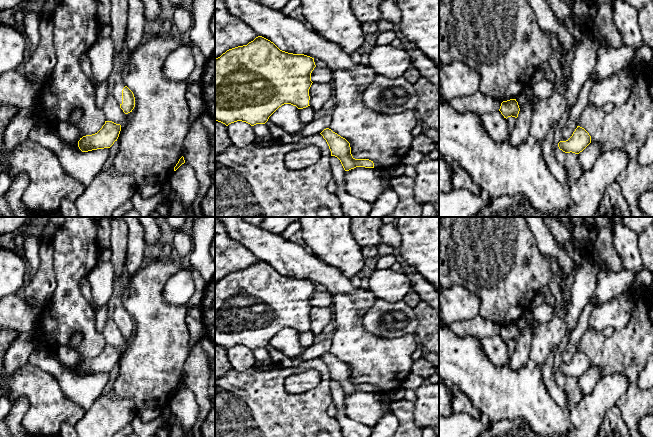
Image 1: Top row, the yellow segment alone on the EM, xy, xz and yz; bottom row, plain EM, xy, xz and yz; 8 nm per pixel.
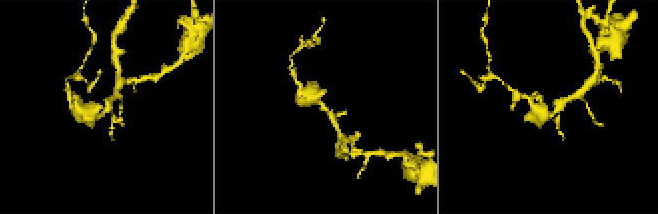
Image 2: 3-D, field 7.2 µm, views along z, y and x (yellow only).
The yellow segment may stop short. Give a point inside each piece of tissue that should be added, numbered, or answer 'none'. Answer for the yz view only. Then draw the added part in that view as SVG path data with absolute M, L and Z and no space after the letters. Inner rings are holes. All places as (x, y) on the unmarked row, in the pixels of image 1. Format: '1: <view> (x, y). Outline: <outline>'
none

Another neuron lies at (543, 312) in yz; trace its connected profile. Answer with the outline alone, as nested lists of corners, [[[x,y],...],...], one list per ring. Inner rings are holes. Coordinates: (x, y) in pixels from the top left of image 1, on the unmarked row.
[[[546,303],[540,304],[531,309],[532,309],[532,313],[533,313],[537,323],[546,323],[552,317],[552,307],[550,307]]]

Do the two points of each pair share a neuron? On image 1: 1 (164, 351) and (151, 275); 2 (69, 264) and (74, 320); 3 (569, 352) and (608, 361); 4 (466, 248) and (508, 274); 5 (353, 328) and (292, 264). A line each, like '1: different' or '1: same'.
1: same
2: same
3: different
4: same
5: same

